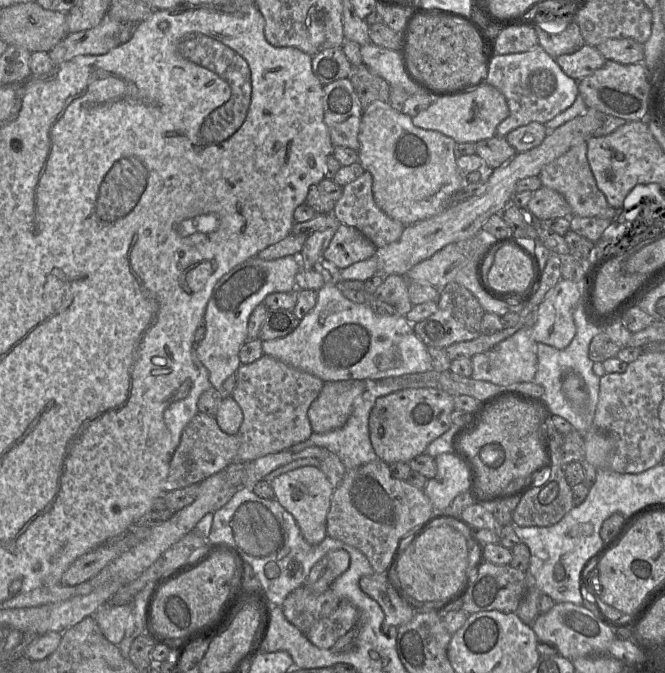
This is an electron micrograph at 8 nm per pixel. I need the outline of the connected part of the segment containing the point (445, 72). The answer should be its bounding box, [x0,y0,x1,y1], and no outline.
[406,15,486,91]

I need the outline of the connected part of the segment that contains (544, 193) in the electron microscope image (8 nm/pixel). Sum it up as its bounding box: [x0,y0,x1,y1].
[526,186,573,221]

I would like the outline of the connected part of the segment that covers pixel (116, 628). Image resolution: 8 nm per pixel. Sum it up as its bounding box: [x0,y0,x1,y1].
[93,603,132,645]

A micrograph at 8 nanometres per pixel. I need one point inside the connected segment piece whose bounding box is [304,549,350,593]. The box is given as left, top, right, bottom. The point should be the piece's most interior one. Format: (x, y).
(335, 562)

